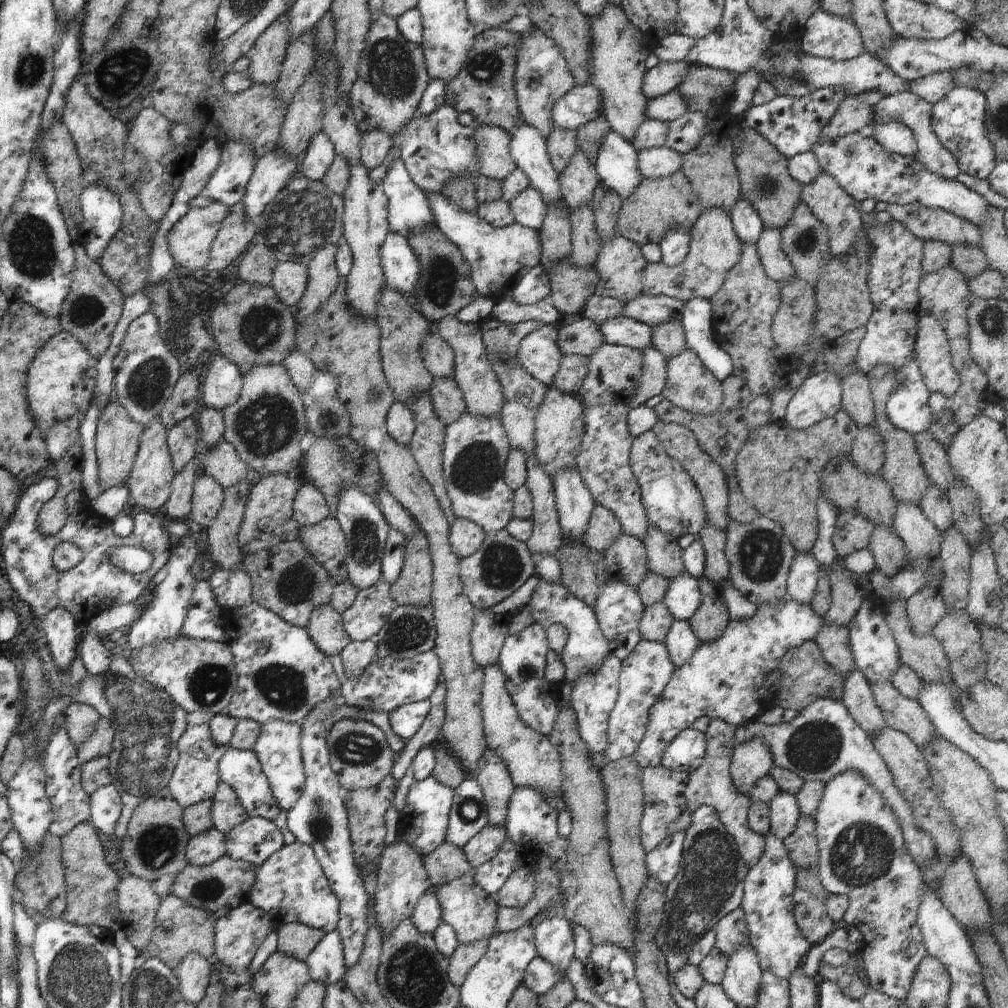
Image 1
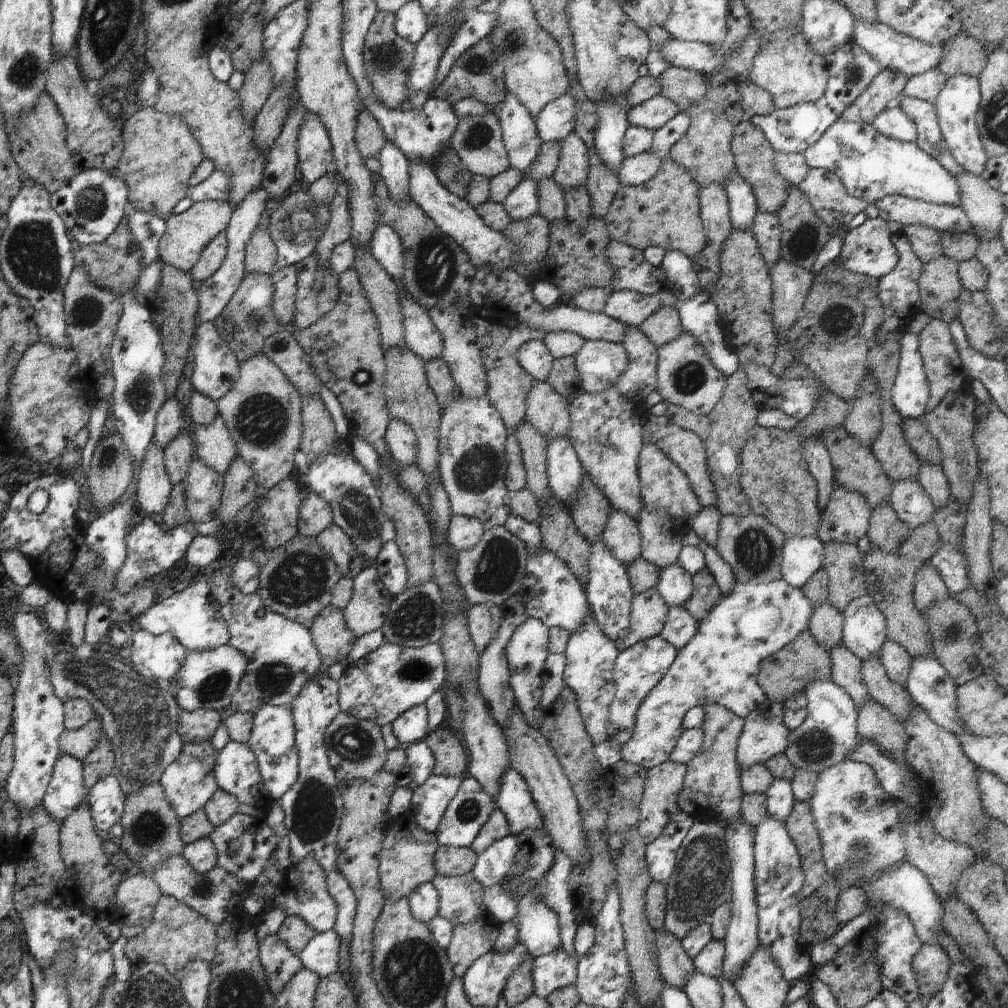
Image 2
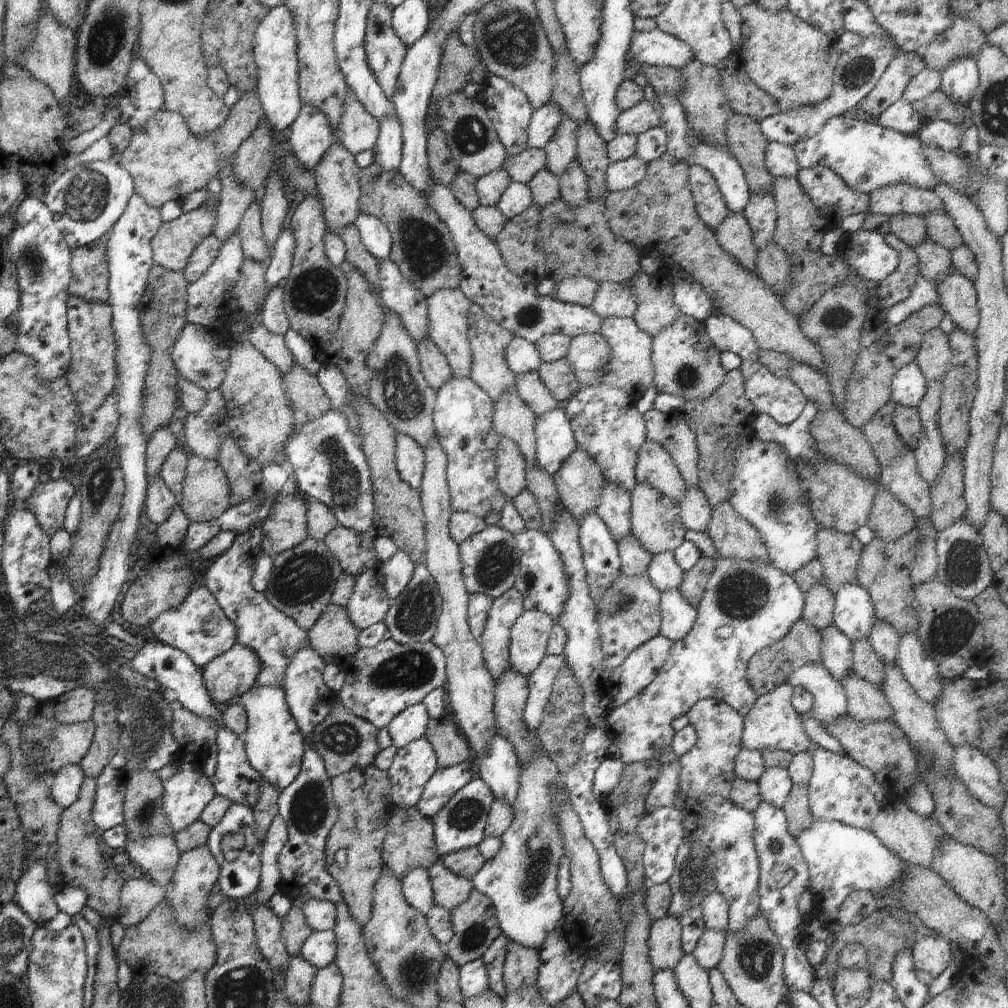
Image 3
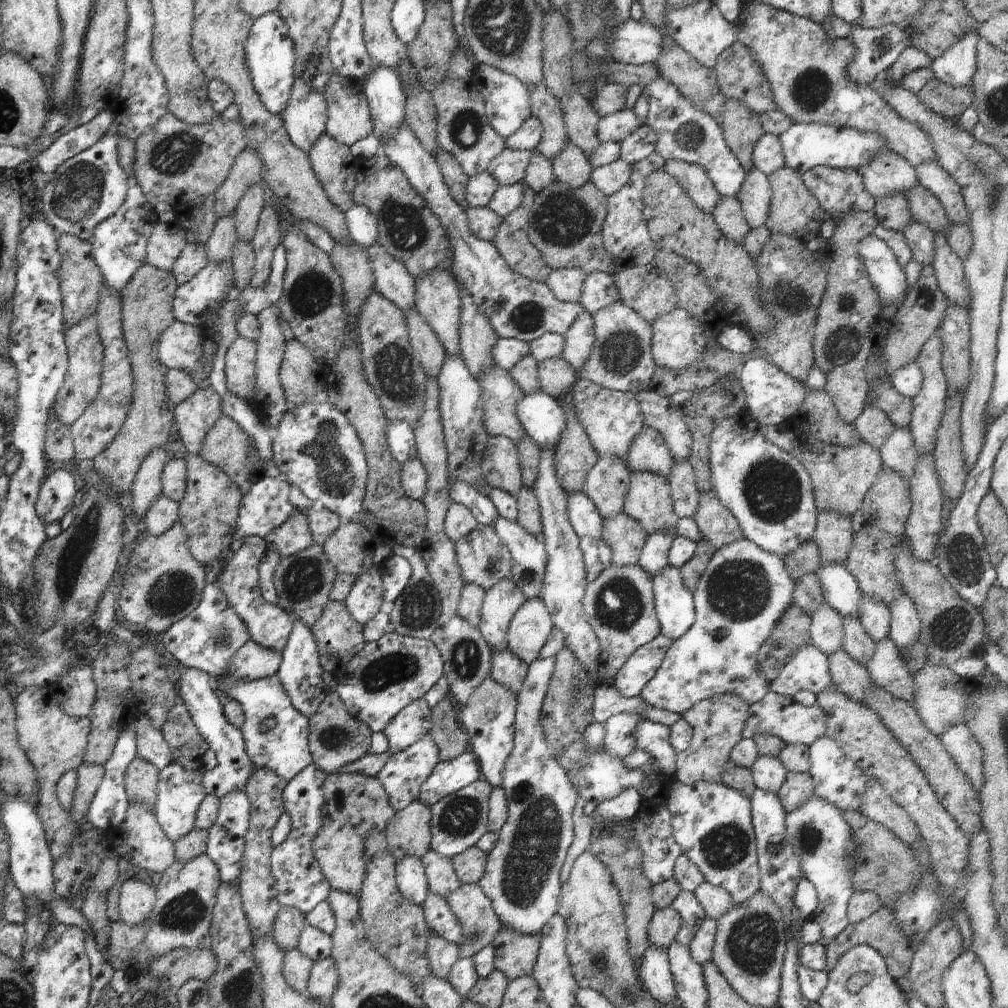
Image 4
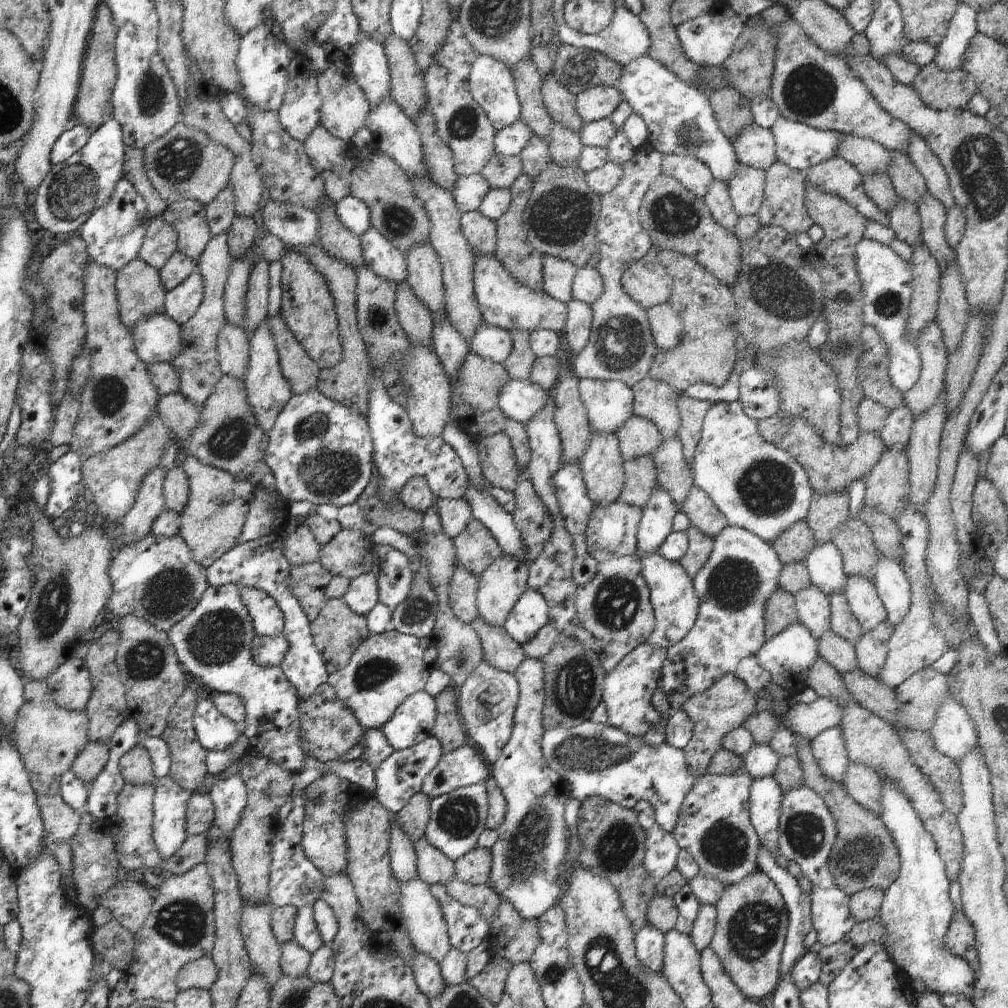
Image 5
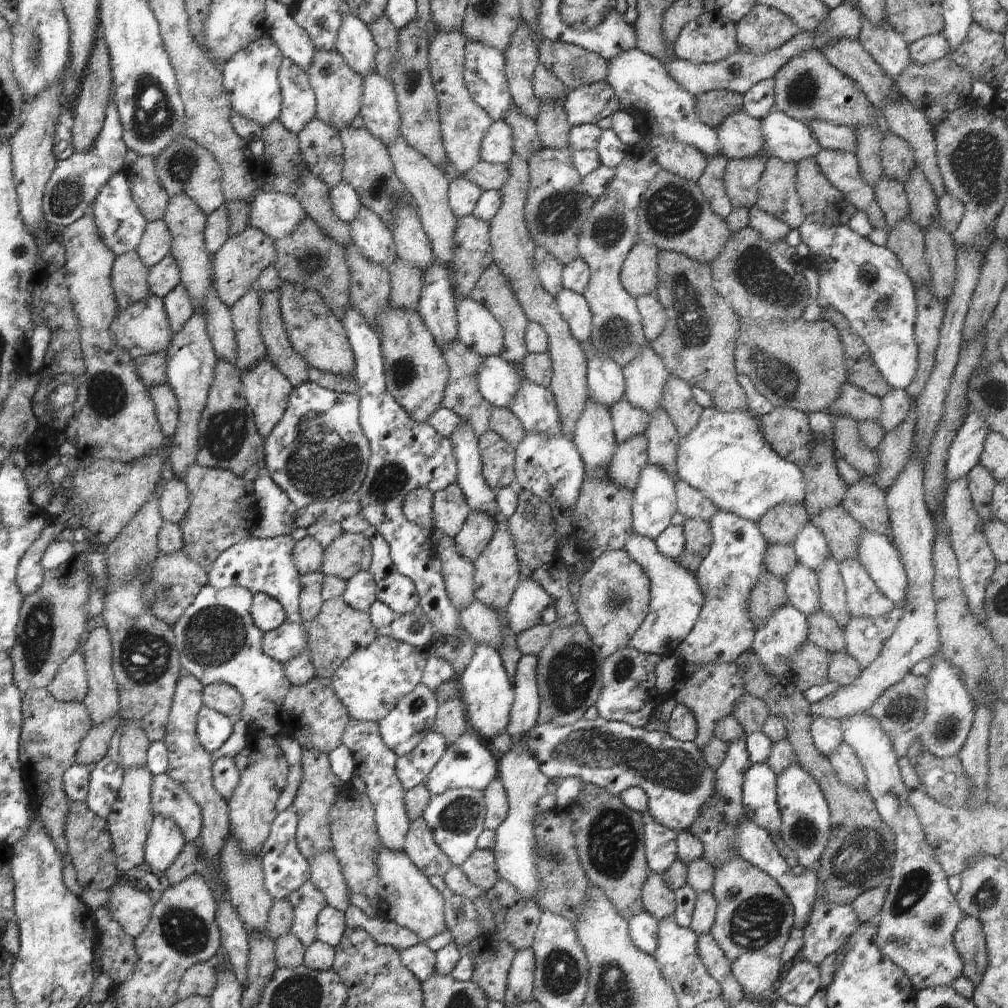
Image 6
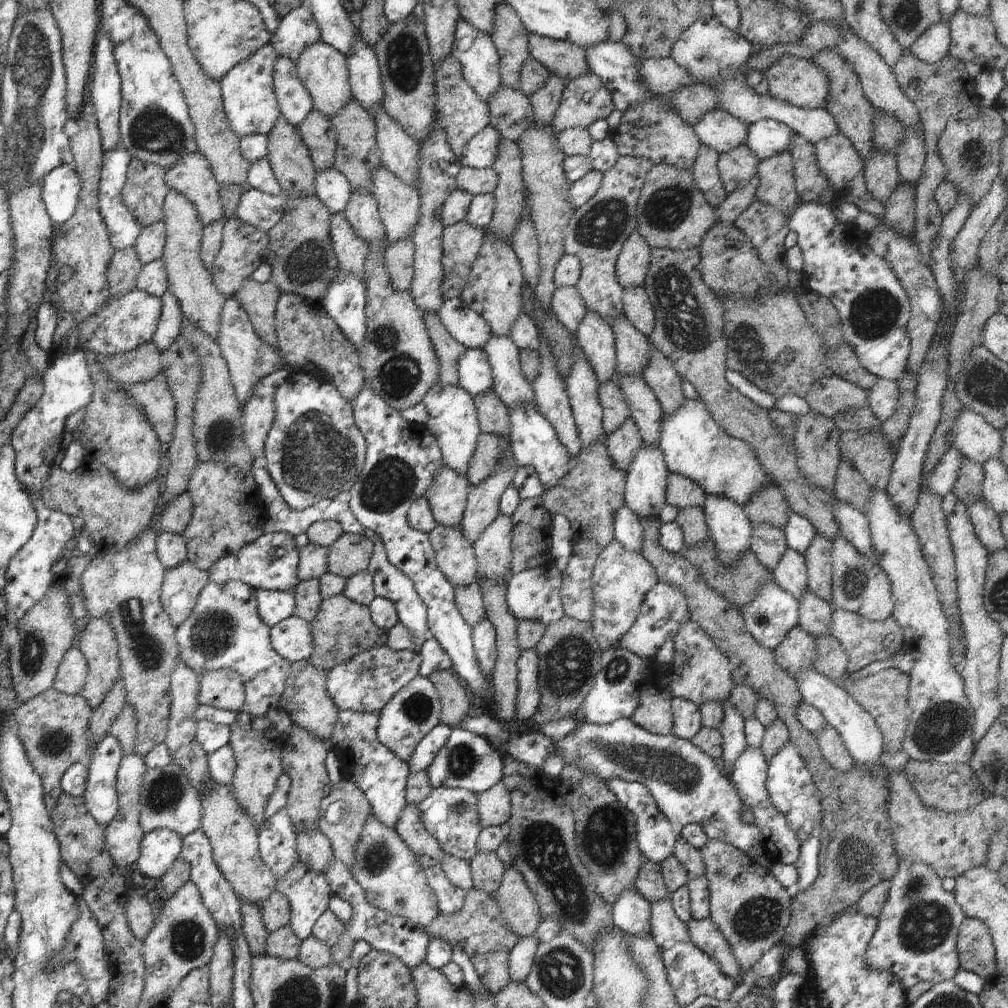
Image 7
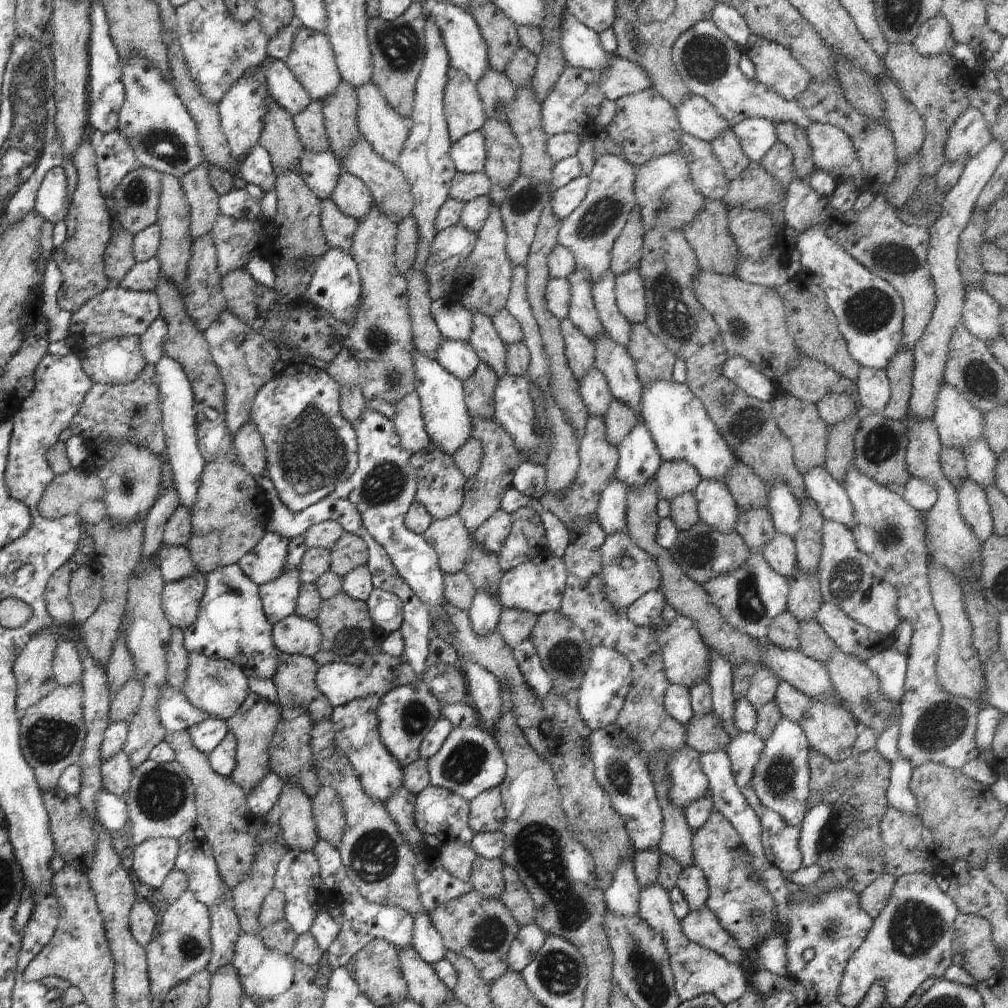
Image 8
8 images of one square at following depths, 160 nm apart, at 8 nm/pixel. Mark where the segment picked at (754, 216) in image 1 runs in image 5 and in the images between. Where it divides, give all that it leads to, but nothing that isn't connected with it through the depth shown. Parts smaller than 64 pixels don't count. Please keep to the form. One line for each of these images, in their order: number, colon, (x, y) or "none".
2: (743, 207)
3: (682, 144)
4: (684, 133)
5: (680, 120)

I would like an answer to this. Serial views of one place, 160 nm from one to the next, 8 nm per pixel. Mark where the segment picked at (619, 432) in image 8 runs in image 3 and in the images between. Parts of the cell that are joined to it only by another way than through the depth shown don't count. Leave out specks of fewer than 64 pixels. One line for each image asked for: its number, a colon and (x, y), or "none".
3: (656, 522)
4: (648, 502)
5: (640, 476)
6: (630, 458)
7: (622, 446)

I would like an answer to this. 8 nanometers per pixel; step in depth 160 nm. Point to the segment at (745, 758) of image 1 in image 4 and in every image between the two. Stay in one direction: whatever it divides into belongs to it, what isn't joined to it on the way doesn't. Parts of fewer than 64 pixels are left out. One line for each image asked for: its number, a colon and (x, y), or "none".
2: (763, 736)
3: (772, 723)
4: (775, 715)

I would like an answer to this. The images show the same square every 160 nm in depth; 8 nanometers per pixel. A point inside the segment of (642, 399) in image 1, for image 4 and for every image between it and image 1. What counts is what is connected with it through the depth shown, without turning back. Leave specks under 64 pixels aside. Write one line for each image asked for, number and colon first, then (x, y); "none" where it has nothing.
2: (639, 379)
3: (630, 369)
4: (620, 359)

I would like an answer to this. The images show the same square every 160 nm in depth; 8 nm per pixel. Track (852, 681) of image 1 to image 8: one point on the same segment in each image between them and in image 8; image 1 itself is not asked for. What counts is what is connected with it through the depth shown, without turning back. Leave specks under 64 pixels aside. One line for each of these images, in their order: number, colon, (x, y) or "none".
2: (847, 674)
3: (837, 657)
4: (826, 630)
5: (813, 608)
6: (802, 587)
7: (791, 575)
8: (780, 553)

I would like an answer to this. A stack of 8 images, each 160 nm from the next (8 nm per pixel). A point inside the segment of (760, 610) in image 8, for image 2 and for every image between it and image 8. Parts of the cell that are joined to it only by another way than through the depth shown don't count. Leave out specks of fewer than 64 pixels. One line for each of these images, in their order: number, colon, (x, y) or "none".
2: (829, 734)
3: (830, 703)
4: (808, 669)
5: (788, 656)
6: (784, 633)
7: (769, 618)

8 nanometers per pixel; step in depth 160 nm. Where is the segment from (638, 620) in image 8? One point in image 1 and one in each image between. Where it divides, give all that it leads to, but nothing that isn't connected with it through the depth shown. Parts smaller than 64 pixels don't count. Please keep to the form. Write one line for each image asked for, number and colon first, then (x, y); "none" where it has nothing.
1: (681, 642)
2: (680, 627)
3: (678, 616)
4: (675, 605)
5: (675, 604)
6: (676, 600)
7: (664, 610)

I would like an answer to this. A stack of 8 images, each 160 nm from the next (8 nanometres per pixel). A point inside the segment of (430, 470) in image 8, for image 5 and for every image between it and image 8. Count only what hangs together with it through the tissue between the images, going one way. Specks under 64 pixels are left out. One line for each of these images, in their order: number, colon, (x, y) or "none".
5: (455, 514)
6: (450, 510)
7: (447, 497)

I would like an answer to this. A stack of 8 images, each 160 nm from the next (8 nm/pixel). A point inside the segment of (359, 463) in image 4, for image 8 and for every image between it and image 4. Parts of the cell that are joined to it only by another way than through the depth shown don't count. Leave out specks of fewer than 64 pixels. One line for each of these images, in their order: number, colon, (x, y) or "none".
5: (319, 450)
6: (317, 452)
7: (314, 450)
8: (310, 448)

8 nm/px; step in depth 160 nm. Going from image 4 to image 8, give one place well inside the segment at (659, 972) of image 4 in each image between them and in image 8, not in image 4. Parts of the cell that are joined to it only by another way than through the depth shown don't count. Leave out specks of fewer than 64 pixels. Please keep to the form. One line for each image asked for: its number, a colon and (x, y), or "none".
5: (649, 942)
6: (643, 927)
7: (631, 913)
8: (622, 897)

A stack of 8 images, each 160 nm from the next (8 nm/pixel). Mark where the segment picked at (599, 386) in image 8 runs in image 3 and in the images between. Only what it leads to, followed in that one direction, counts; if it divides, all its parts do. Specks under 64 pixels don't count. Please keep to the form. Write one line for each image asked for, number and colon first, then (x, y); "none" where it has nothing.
3: (655, 467)
4: (648, 452)
5: (639, 437)
6: (628, 421)
7: (616, 412)

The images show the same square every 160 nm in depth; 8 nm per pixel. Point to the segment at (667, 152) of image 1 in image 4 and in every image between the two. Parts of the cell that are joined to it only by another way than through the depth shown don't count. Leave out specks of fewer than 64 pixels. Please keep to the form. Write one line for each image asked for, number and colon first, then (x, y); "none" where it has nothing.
2: (634, 170)
3: (620, 175)
4: (610, 178)

